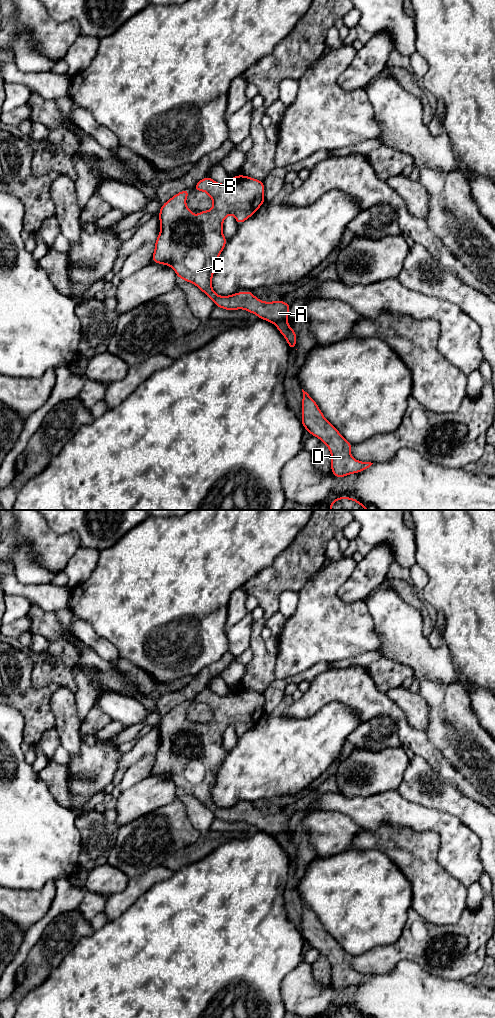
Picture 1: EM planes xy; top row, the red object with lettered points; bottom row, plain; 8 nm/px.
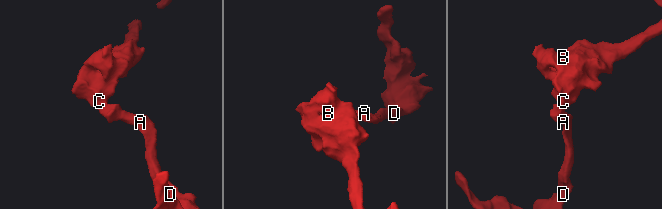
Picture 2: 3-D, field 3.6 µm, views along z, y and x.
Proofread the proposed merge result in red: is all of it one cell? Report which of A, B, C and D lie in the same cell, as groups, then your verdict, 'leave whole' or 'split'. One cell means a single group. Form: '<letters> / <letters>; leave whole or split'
A B C D; leave whole

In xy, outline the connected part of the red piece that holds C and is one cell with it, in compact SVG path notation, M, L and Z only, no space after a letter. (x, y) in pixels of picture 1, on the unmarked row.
M236 687L231 689L228 695L221 696L206 688L196 695L193 702L208 706L213 714L212 720L207 723L199 723L194 728L193 723L186 717L186 711L190 704L188 701L175 706L166 713L159 723L160 744L155 753L152 773L170 778L178 790L197 798L214 814L215 818L229 823L243 821L257 827L259 831L271 834L284 848L289 861L296 861L296 844L288 837L291 816L281 812L262 813L255 809L250 802L221 808L216 806L212 799L212 790L218 769L228 753L223 747L223 734L228 727L233 727L237 736L241 736L258 723L265 715L263 693L245 687Z

